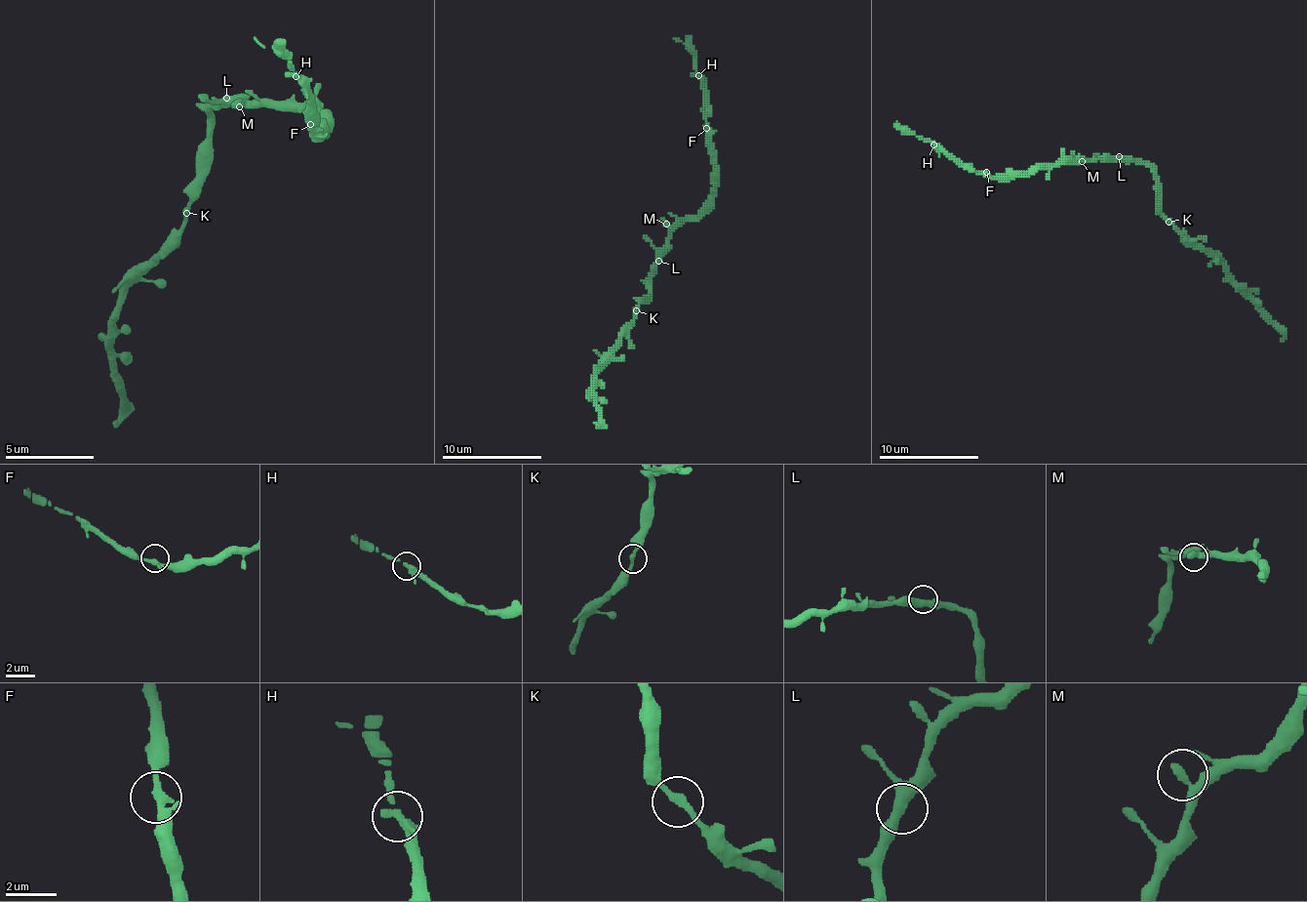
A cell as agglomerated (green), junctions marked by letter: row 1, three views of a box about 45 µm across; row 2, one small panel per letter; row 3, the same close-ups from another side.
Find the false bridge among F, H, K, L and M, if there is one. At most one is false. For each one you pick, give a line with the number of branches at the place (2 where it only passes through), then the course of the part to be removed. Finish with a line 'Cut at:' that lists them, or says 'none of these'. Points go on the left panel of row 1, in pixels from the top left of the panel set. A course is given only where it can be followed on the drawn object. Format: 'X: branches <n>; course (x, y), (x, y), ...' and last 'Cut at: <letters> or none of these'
Cut at: none of these

